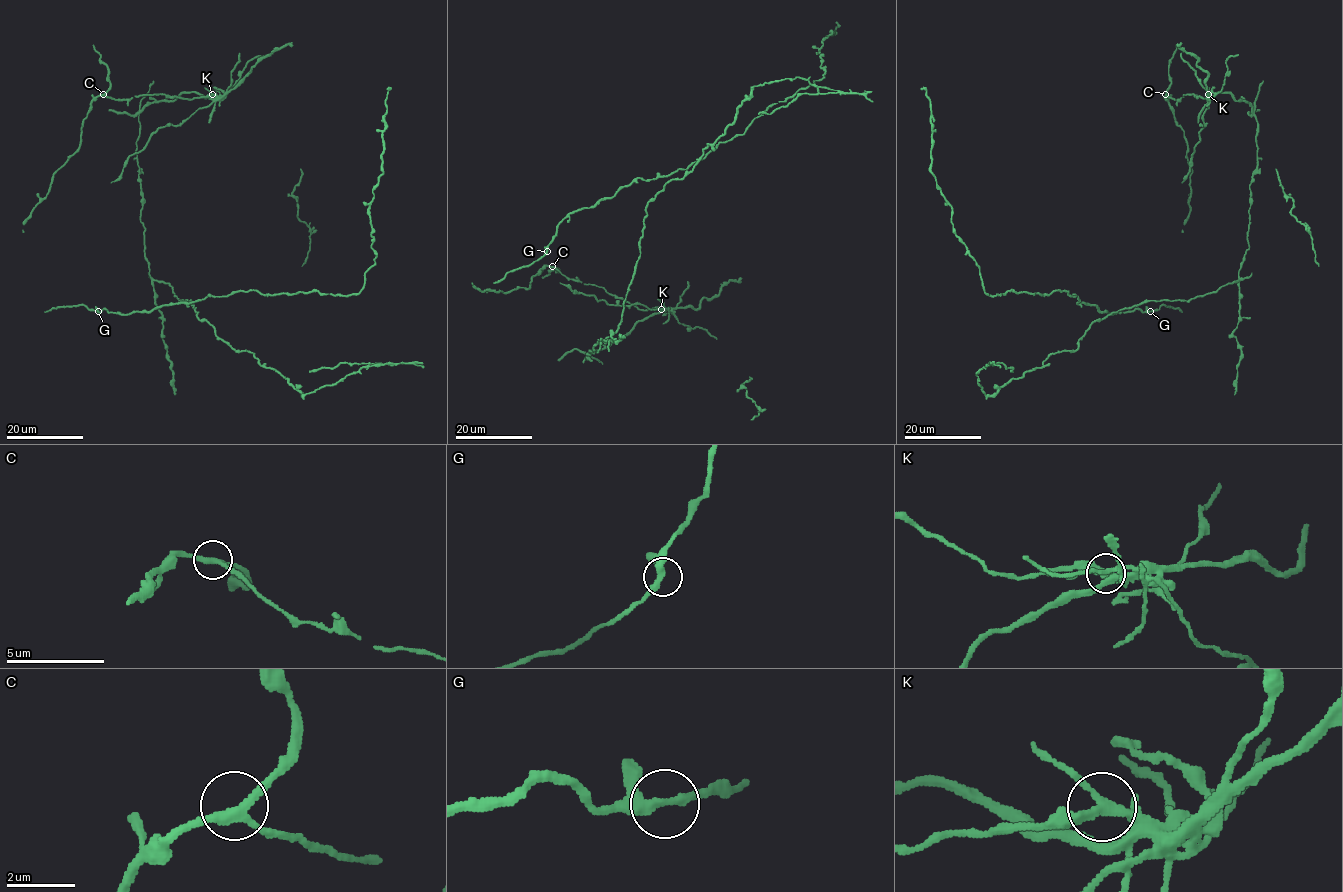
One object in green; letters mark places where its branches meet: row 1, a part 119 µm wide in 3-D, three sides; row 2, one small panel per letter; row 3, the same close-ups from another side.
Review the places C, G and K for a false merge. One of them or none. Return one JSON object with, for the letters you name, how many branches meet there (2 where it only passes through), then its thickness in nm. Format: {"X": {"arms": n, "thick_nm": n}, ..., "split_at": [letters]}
{"K": {"arms": 3, "thick_nm": 240}, "split_at": ["K"]}

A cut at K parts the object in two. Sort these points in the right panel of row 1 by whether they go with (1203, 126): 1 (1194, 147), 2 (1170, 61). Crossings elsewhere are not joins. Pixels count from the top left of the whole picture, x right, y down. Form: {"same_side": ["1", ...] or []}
{"same_side": ["1"]}

